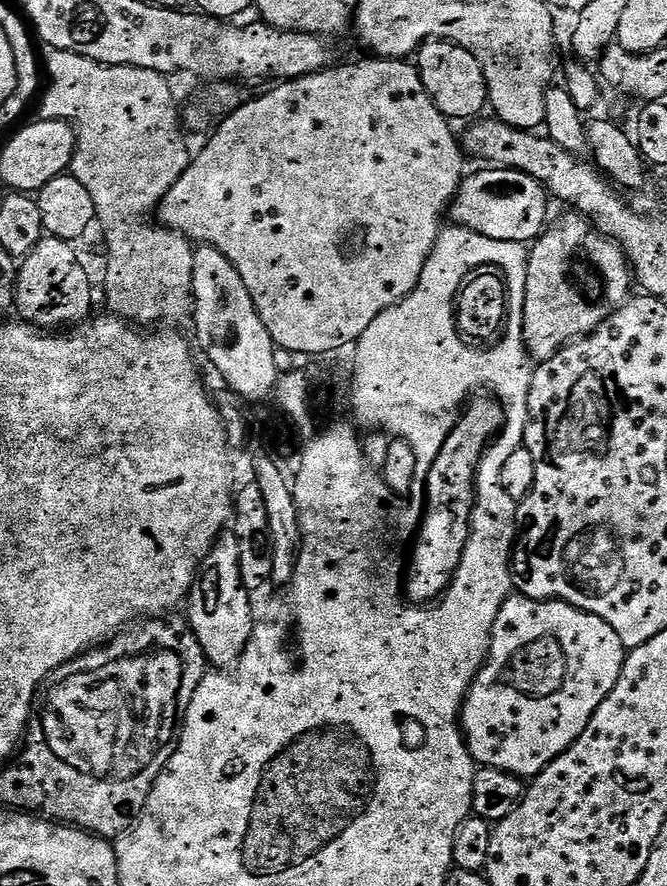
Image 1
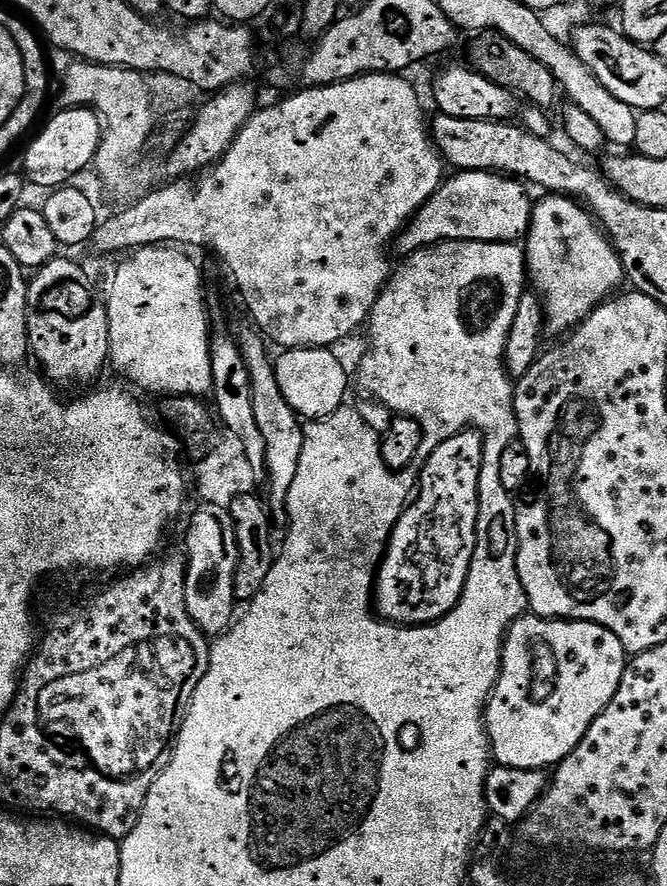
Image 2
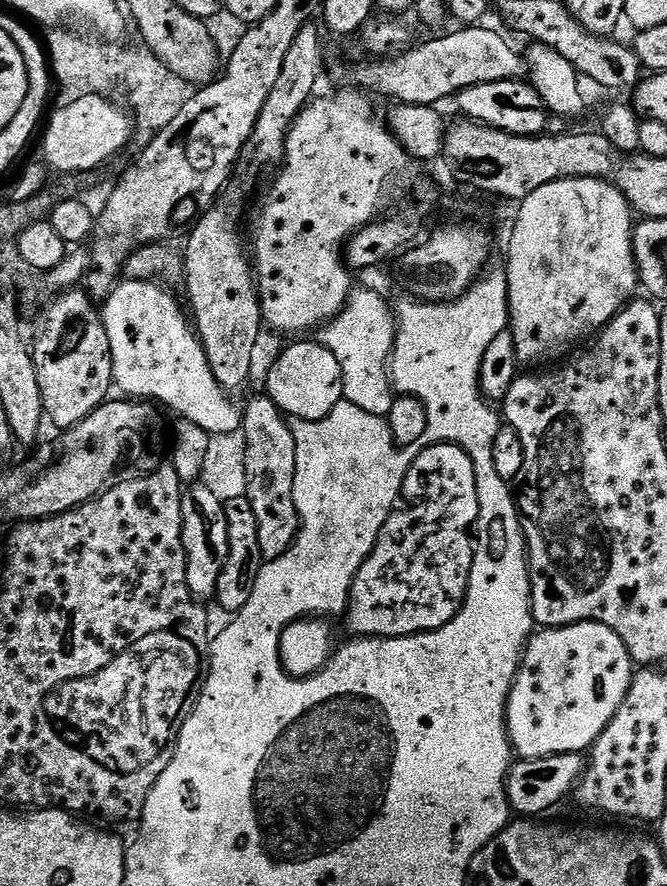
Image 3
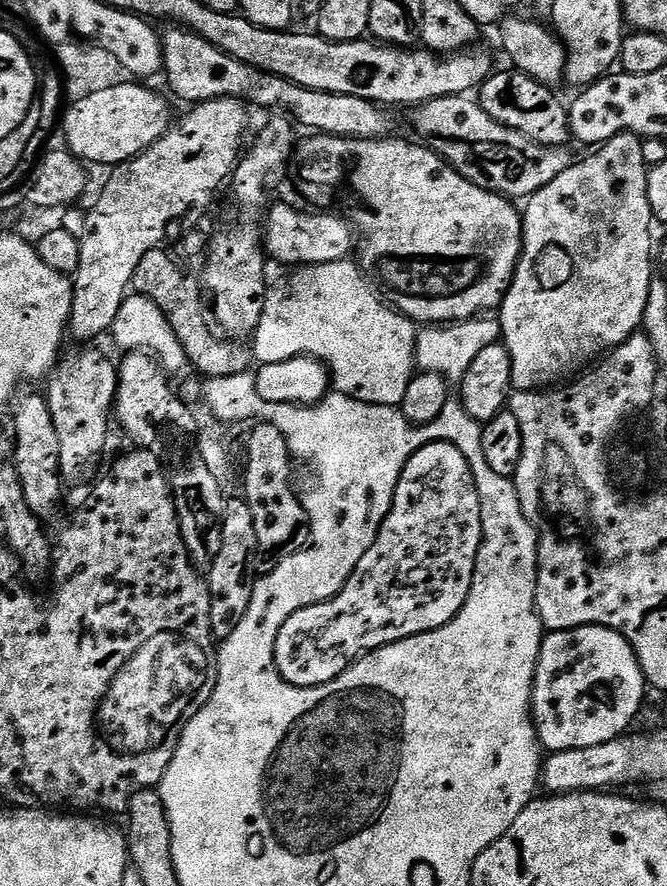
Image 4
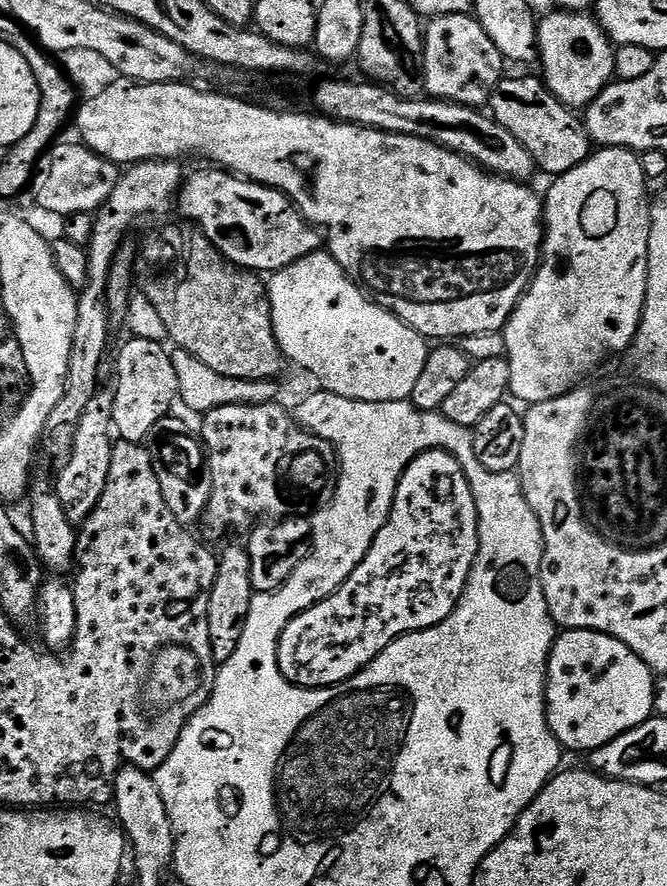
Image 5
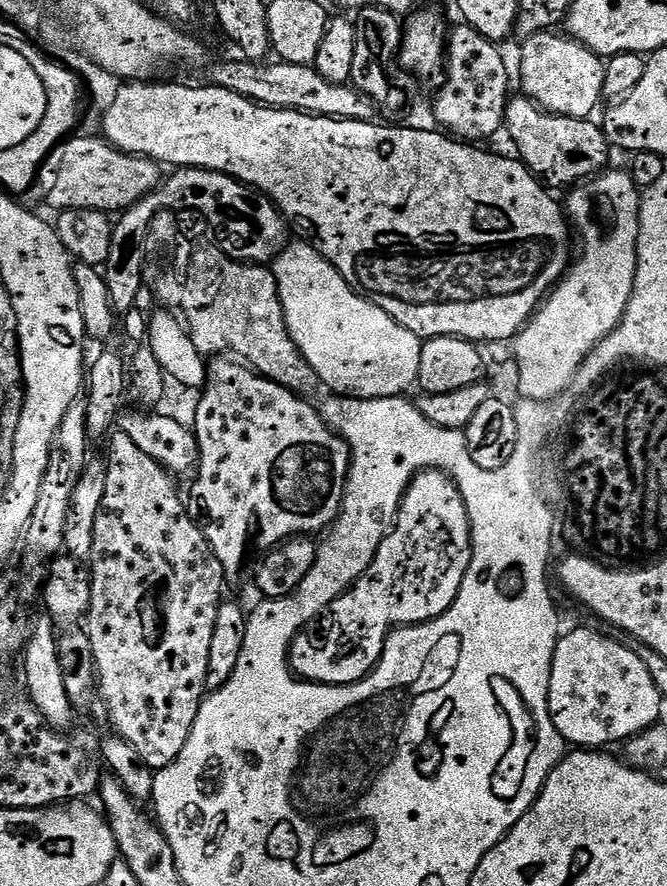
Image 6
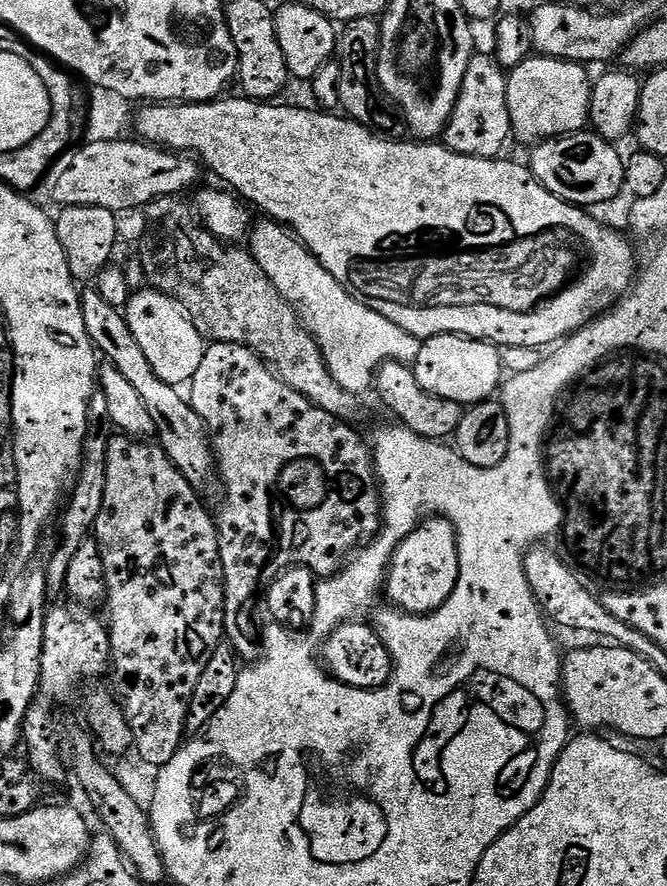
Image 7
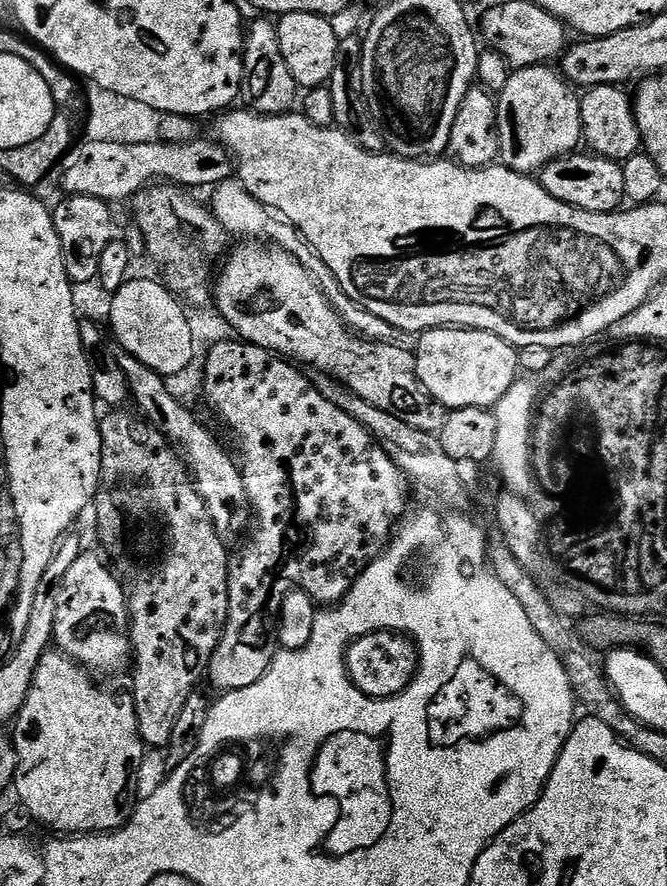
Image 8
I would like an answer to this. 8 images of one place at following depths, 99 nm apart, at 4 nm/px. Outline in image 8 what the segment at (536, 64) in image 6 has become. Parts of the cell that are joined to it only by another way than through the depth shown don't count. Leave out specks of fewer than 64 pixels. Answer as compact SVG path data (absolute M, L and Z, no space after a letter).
M555 67L515 69L508 85L498 93L496 109L500 160L505 168L536 174L559 156L567 156L581 147L584 127L580 96Z

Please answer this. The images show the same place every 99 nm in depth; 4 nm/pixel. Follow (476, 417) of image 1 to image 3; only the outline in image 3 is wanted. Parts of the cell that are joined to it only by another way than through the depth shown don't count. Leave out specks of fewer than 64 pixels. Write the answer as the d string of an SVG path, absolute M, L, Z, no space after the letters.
M433 444L425 447L425 449L425 452L423 450L417 451L416 460L413 461L404 479L402 496L405 501L408 499L412 505L404 509L401 507L392 513L391 523L393 525L404 524L404 528L398 529L397 532L386 530L382 534L378 534L378 542L374 546L374 550L366 558L366 562L360 567L352 583L352 594L347 597L346 604L348 604L348 628L352 631L351 635L353 637L383 638L386 636L414 636L417 632L432 632L444 624L449 624L459 614L460 607L464 604L464 595L468 593L468 579L472 569L472 554L474 551L474 540L471 535L468 537L468 531L470 533L473 531L476 519L480 516L476 471L470 457L457 444Z

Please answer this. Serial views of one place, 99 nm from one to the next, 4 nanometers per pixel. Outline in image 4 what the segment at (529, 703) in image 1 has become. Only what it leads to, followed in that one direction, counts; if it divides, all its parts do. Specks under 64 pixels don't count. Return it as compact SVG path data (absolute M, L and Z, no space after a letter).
M588 624L584 628L571 628L565 632L548 632L545 635L544 645L538 658L536 677L532 683L532 721L536 723L536 733L541 745L549 753L554 753L562 750L578 750L586 746L602 746L602 742L617 740L631 729L628 727L631 726L632 719L639 714L640 707L644 704L644 688L646 689L644 672L636 660L634 650L626 642L626 638L622 638L622 634L618 634L609 628L599 628L597 624Z

